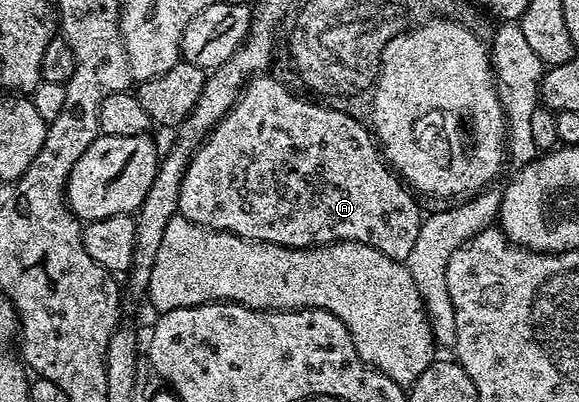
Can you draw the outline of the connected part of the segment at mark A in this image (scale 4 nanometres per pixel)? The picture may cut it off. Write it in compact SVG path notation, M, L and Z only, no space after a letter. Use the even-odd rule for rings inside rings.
M269 74L253 77L231 106L229 113L209 131L209 135L193 151L193 157L179 186L177 210L180 216L216 232L230 232L244 240L258 240L264 244L278 244L288 248L319 248L322 244L337 244L340 240L350 240L371 246L393 260L404 262L411 254L411 246L415 246L415 238L419 238L423 212L418 201L413 201L414 193L402 183L397 172L383 159L378 141L372 132L364 128L355 118L334 108L326 108L324 104L318 104L312 99L302 98L290 91L280 79L272 80L271 77Z

